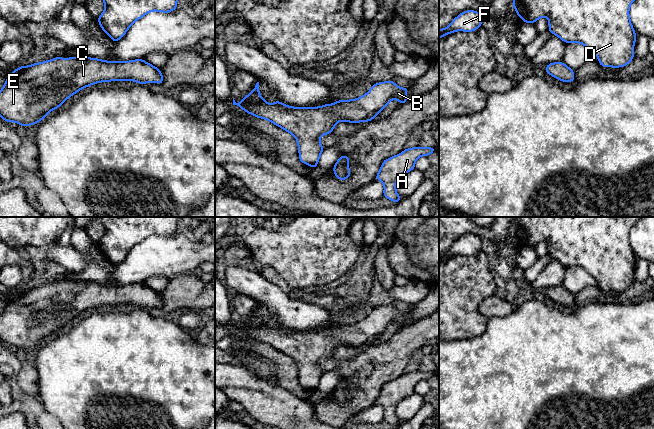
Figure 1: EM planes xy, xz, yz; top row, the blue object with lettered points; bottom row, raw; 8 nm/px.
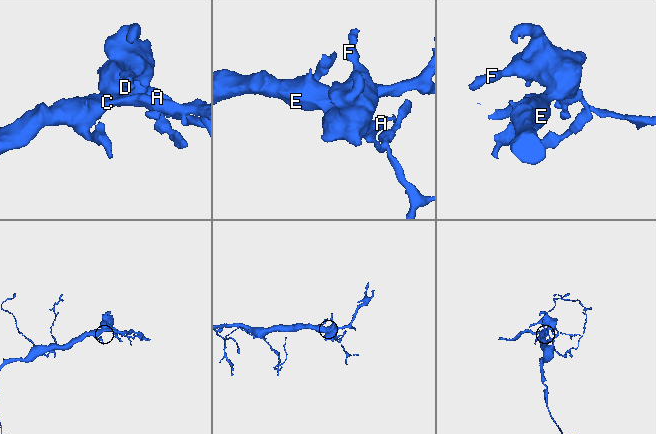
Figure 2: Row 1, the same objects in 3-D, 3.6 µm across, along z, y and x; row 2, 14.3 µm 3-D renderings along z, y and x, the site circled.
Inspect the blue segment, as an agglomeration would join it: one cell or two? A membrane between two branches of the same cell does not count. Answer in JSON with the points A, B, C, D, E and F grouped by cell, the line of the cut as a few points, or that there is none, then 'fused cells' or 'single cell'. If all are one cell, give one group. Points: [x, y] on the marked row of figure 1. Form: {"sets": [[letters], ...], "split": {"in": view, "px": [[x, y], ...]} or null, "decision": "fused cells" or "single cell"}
{"sets": [["A", "B", "C", "D", "E", "F"]], "split": null, "decision": "single cell"}

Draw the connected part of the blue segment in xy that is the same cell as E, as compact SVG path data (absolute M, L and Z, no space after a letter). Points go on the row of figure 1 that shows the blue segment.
M57 56L21 66L6 78L0 90L0 117L23 127L37 124L84 87L121 80L163 85L163 74L143 59L105 61Z

